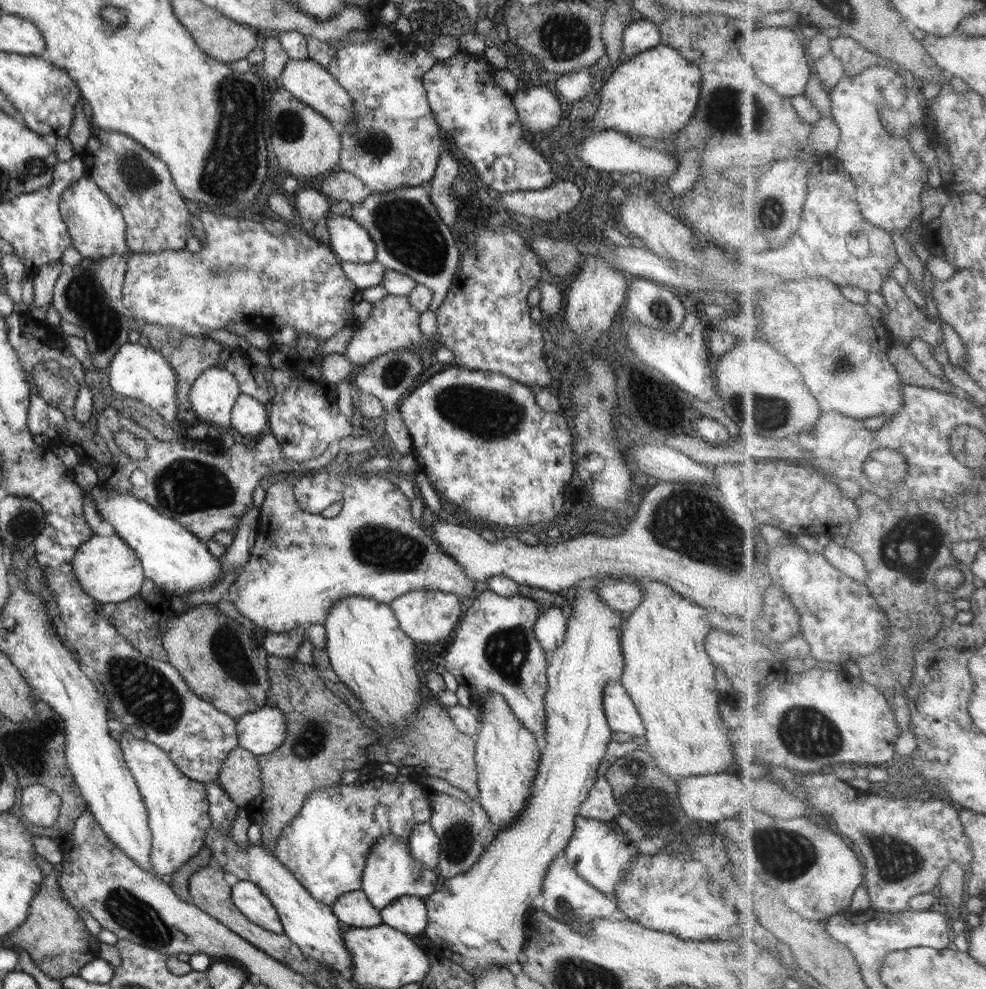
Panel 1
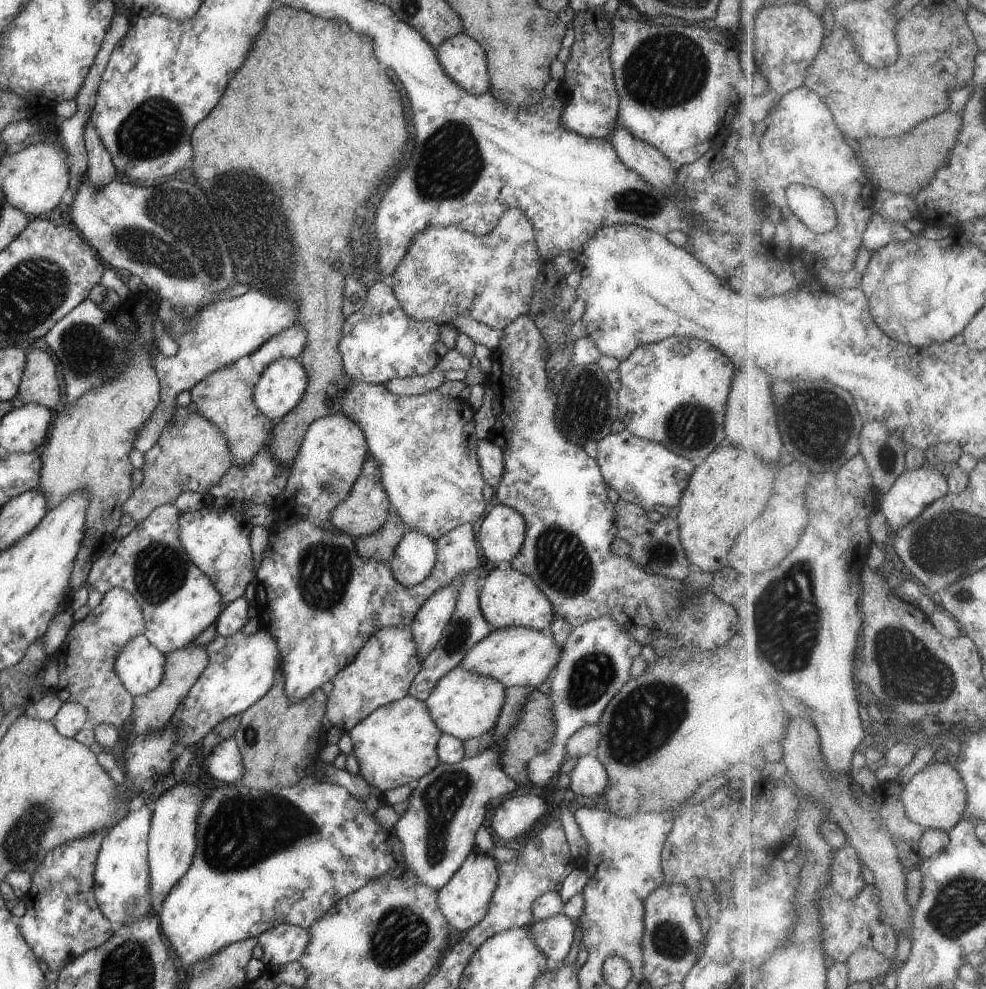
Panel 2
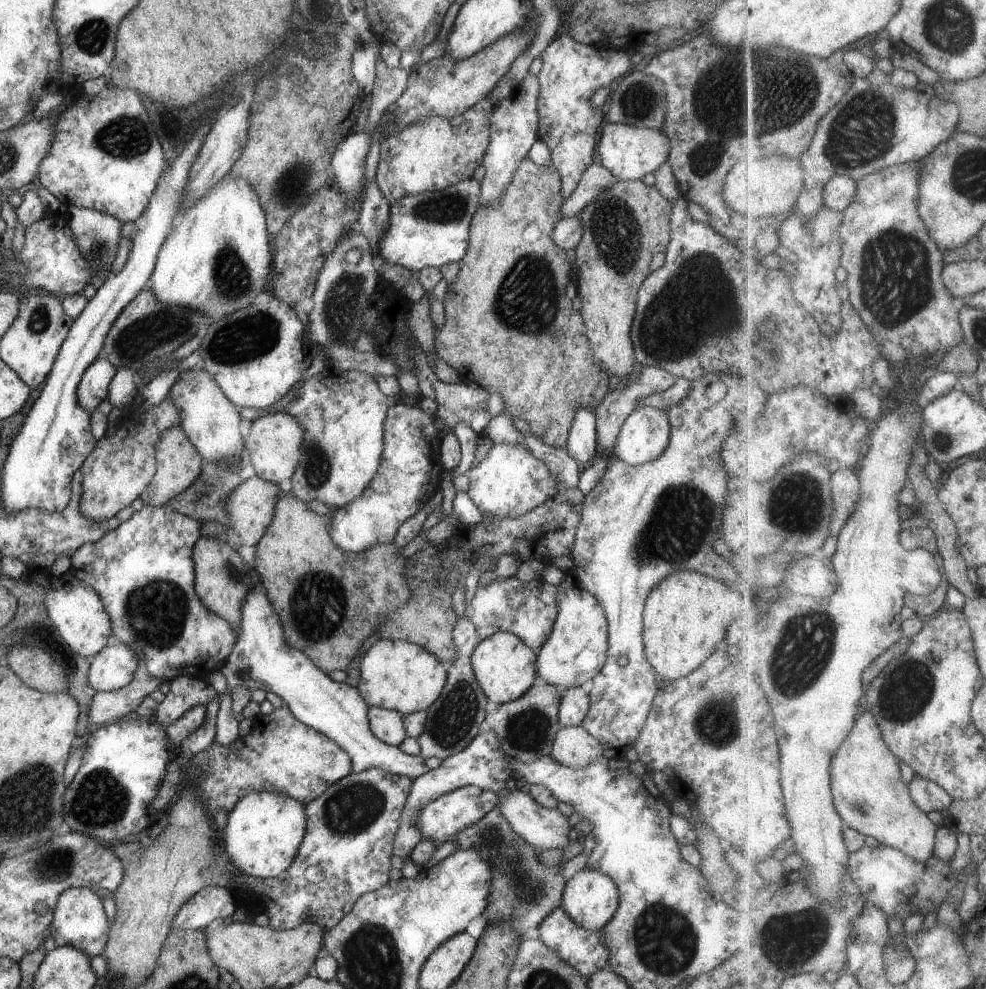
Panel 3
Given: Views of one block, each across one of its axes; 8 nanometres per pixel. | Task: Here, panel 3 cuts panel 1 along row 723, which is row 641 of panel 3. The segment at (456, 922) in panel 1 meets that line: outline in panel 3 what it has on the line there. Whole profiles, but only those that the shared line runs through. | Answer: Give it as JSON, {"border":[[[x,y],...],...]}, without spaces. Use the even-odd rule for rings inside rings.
{"border":[[[567,572],[565,575],[566,578],[557,585],[558,616],[554,621],[549,637],[537,652],[536,659],[536,676],[540,676],[548,684],[555,685],[560,689],[580,687],[584,682],[592,680],[608,660],[609,647],[608,622],[600,602],[594,598],[593,594],[580,586],[580,582],[576,580],[572,572]]]}

